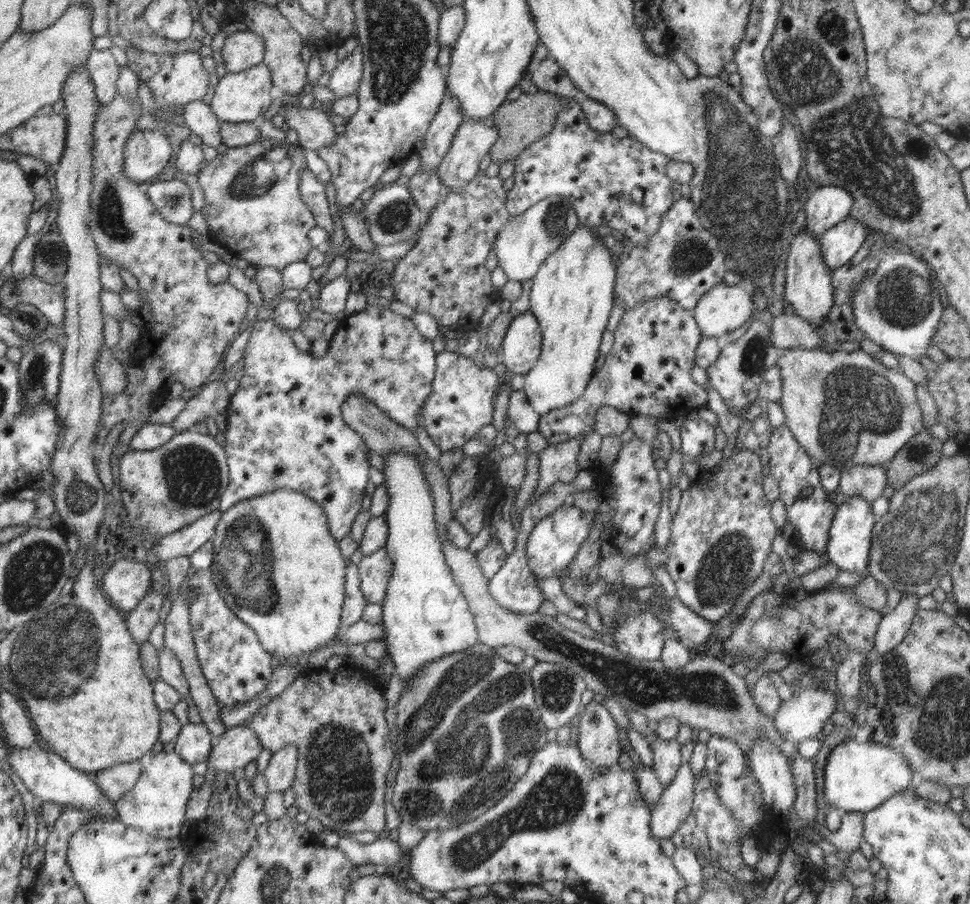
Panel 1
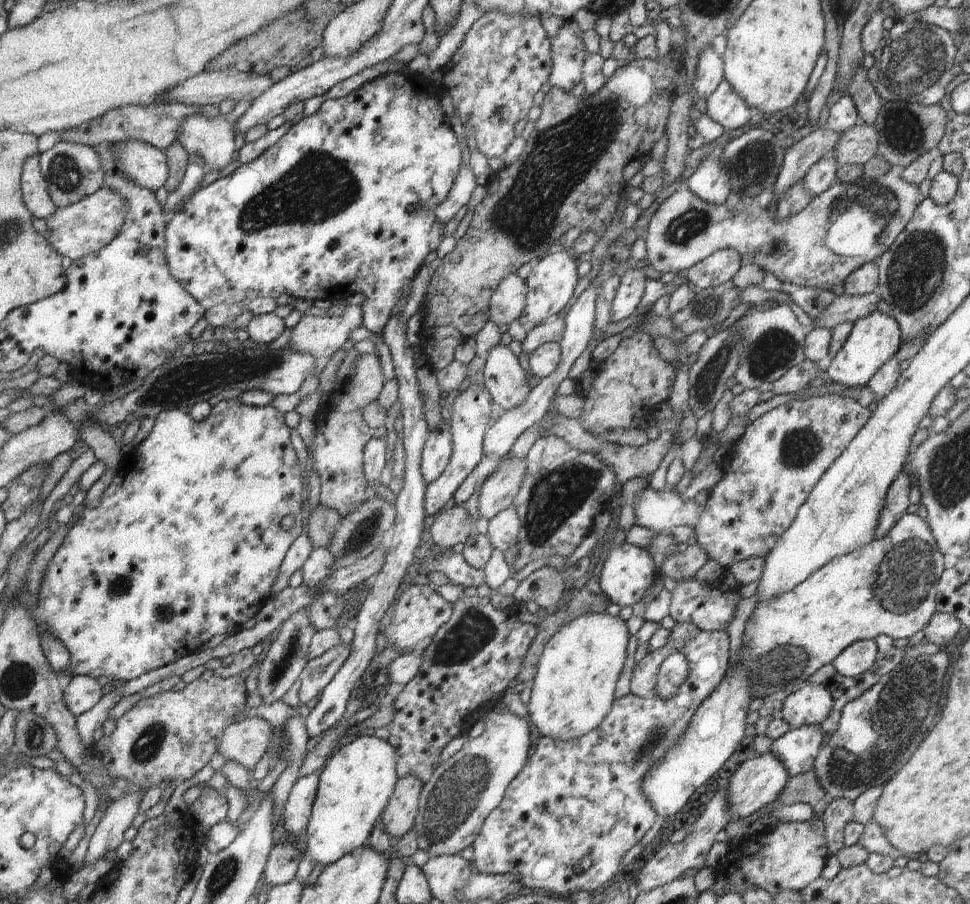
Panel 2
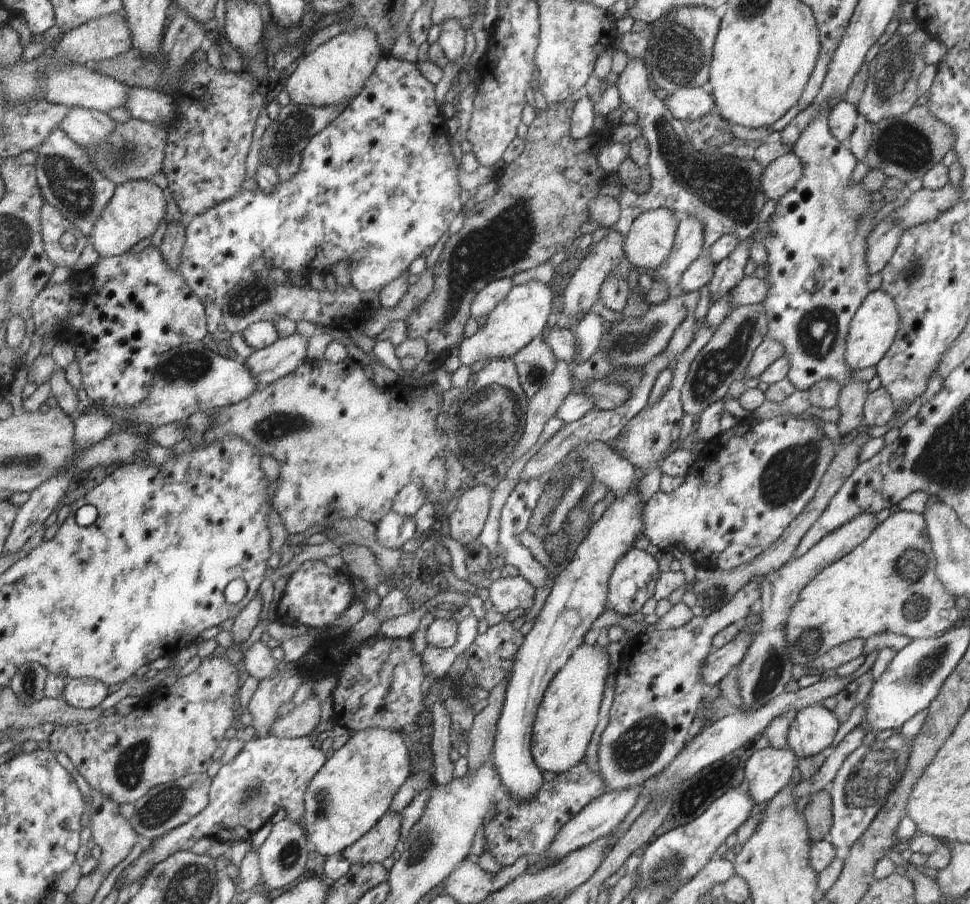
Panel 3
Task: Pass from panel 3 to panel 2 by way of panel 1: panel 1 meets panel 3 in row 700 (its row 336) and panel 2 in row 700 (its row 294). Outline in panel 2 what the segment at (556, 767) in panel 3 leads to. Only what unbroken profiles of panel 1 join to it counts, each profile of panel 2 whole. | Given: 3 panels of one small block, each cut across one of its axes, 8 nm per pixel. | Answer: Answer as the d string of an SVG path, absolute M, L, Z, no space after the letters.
M604 613L580 615L547 643L533 680L528 719L542 737L577 739L598 728L612 708L630 634L626 621Z

